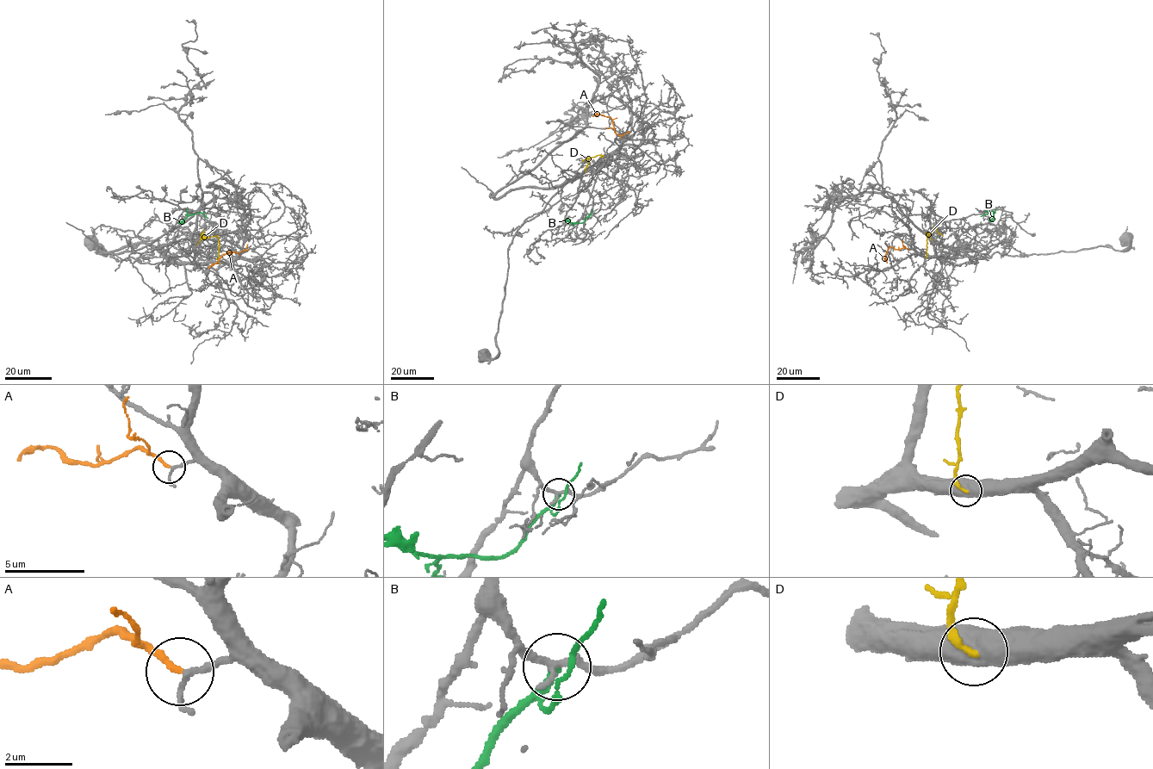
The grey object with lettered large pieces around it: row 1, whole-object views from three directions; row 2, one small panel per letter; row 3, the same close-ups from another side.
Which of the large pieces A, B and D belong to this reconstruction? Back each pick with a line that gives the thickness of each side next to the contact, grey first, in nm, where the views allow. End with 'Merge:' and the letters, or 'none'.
A: 170 nm thick on the grey side, 170 nm on the other
Merge: A

